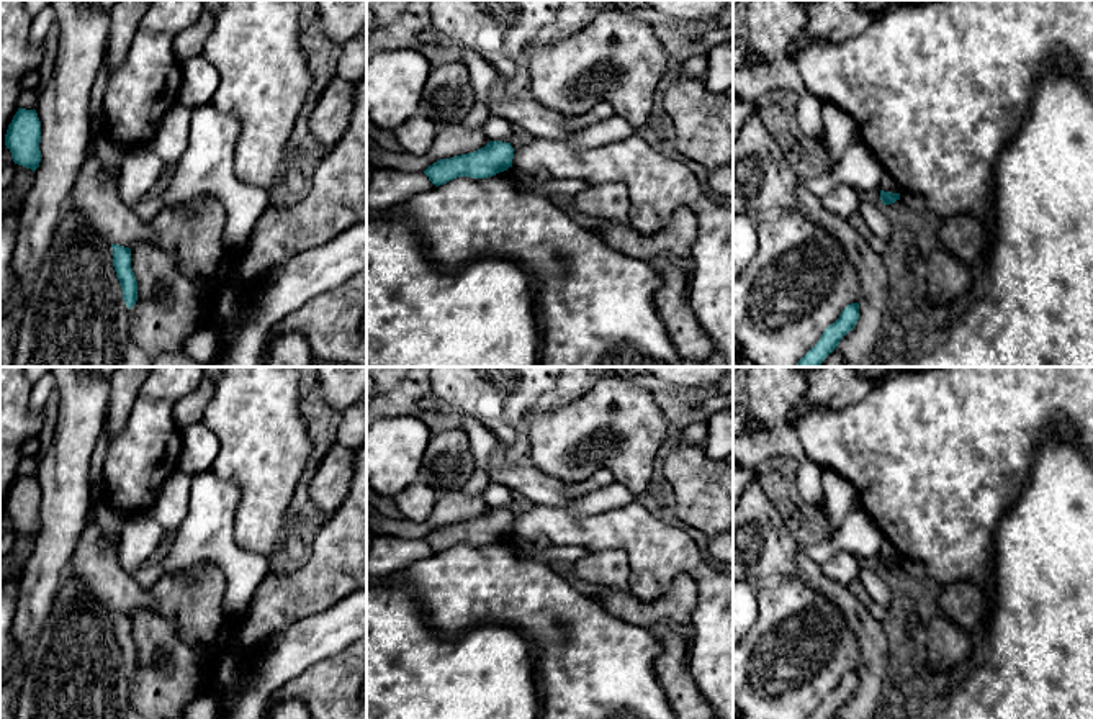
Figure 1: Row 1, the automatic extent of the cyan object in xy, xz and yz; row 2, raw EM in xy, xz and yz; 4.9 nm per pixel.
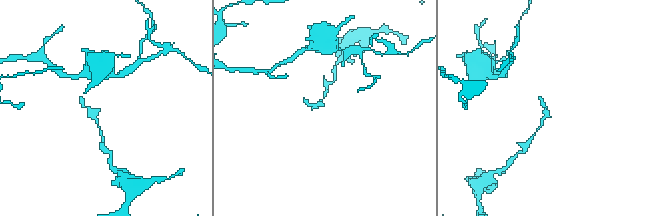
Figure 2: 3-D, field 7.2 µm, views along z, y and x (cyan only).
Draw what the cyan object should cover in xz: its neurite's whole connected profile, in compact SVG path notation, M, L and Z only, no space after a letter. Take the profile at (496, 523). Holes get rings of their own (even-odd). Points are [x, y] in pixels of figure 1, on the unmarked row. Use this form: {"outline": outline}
{"outline": "M489 508L484 514L440 526L429 532L424 540L439 554L457 544L488 545L512 534L514 514L511 509Z"}

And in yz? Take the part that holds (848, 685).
{"outline": "M859 670L848 672L839 685L830 691L821 701L820 708L808 719L833 719L839 708L852 698L859 686Z"}

